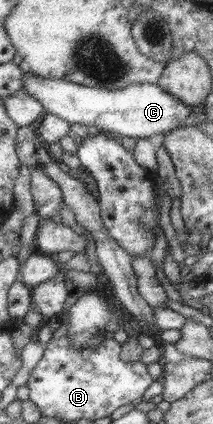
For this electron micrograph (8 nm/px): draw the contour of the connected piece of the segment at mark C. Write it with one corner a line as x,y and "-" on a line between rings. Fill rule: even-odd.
27,69
21,81
21,89
39,101
43,112
58,116
70,124
95,126
101,132
107,131
117,138
129,136
134,139
157,139
163,133
179,127
183,119
194,110
151,83
131,83
123,89
115,90
102,89
51,77
43,78

